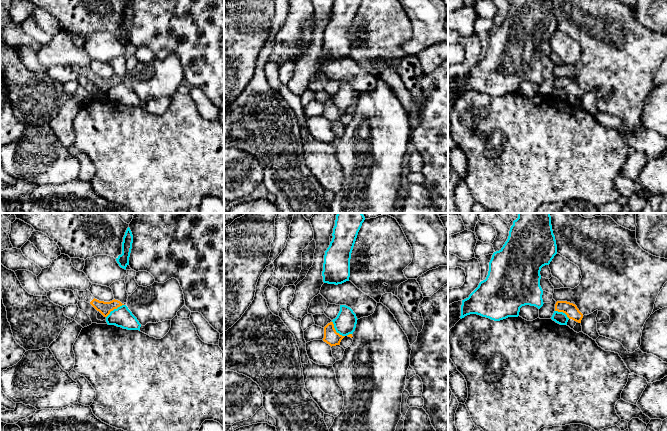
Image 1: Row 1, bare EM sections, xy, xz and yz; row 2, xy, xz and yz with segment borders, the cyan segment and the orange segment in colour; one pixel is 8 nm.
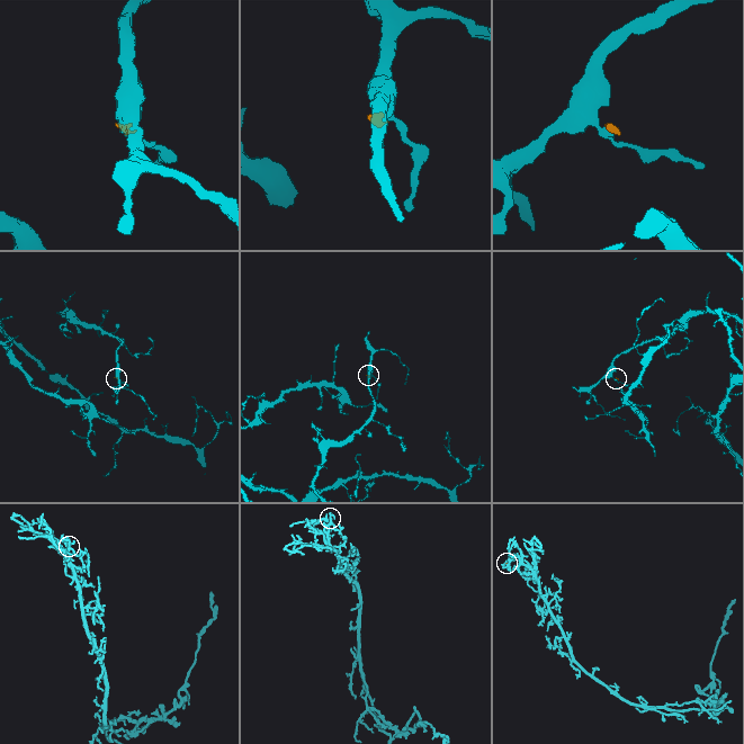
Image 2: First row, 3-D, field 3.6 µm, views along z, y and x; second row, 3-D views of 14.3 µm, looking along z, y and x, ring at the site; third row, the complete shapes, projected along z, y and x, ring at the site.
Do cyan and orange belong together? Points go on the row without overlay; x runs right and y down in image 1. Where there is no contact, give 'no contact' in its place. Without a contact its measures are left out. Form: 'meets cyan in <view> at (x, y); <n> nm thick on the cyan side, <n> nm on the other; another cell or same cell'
meets cyan in xy at (114, 85); 160 nm thick on the cyan side, 100 nm on the other; another cell

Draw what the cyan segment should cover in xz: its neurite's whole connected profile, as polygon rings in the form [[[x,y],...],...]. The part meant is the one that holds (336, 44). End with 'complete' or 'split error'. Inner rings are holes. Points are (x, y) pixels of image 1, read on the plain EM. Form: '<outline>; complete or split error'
[[[335,0],[332,17],[325,27],[323,58],[342,60],[349,57],[351,29],[362,0]]]; complete

